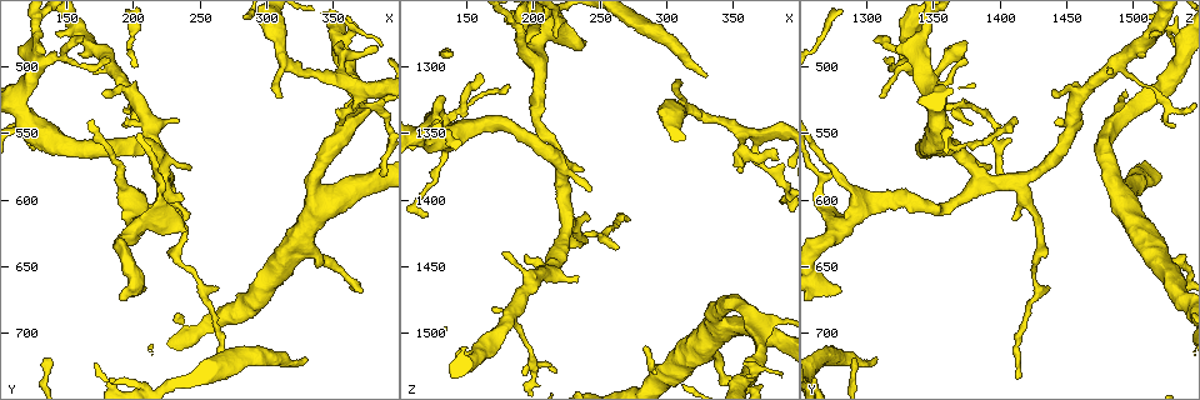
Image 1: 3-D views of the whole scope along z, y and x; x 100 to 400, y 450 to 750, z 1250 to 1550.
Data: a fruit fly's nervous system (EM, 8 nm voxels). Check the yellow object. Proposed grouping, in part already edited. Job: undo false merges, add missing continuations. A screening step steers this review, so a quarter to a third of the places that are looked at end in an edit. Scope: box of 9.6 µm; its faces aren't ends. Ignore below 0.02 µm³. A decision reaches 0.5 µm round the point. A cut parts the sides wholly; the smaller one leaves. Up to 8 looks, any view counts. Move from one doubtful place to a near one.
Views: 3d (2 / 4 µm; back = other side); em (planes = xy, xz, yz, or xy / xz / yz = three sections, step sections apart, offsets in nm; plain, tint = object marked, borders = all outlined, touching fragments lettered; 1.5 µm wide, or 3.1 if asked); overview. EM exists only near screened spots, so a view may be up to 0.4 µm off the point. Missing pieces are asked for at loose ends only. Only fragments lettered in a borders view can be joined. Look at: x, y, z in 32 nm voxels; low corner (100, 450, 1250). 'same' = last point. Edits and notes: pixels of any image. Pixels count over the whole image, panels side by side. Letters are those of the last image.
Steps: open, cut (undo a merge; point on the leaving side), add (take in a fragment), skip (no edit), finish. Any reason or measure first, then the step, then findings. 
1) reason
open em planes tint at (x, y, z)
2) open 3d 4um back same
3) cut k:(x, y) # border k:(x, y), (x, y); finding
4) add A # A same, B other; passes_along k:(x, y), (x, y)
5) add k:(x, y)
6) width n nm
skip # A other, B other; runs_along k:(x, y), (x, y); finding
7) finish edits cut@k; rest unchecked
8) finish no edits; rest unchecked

thin end
open 3d 2um at (180, 496, 1314)

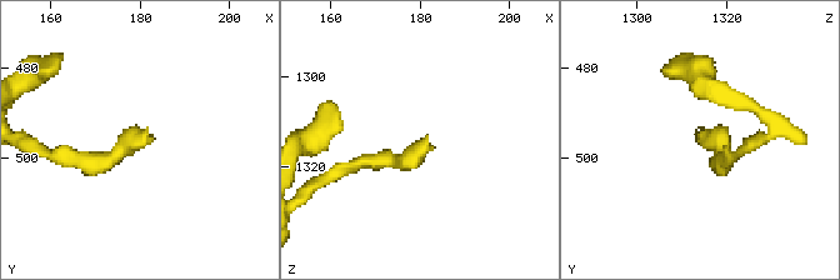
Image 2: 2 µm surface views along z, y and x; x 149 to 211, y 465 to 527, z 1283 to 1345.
open em planes borders at (181, 494, 1313)

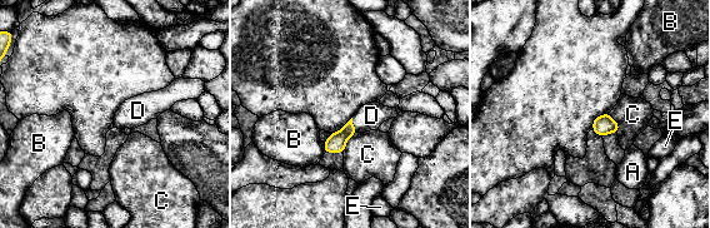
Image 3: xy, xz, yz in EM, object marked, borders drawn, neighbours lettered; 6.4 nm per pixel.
longest_contact C 160 nm
add D # A other, B other, C other, D same, E other; passes_along 3:(335, 143), (354, 125), (371, 115); the neuron continues

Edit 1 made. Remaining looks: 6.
branch stops here
open em xz step 4 tint at (382, 488, 1370)

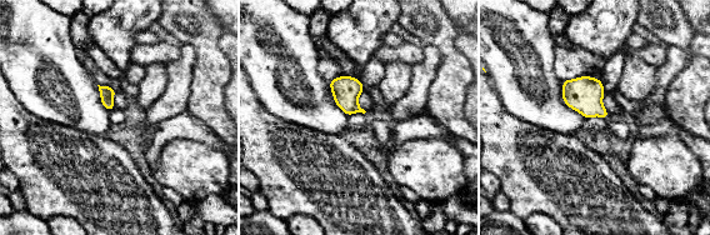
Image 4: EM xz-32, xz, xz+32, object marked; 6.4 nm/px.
open em planes borders same

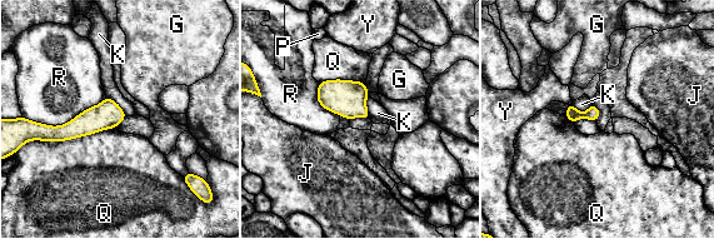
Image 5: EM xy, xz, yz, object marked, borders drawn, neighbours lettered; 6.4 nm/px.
longest_contact Q 500 nm
skip # G other, J other, K other, P other, Q other, R other, Y other; none of them fits

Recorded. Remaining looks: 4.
see it whole again
open overview

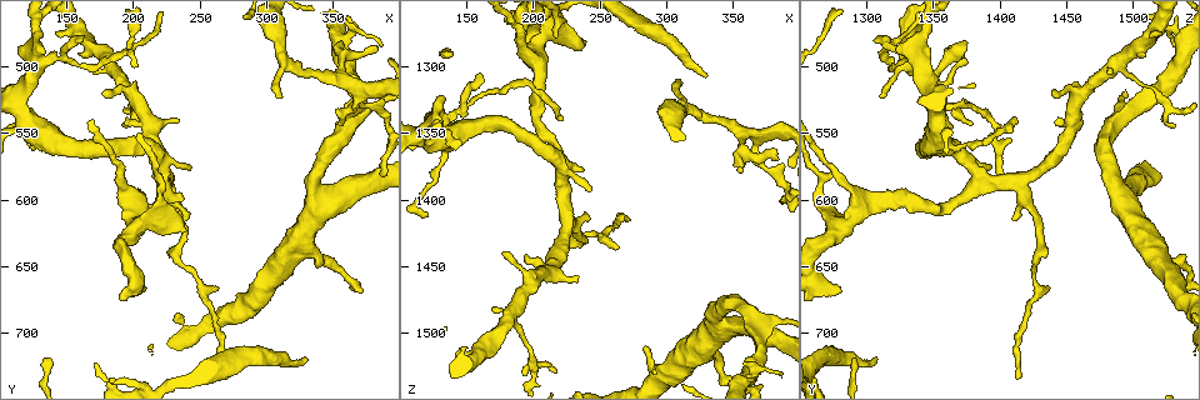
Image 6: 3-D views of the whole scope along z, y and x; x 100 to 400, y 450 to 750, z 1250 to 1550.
sharp bend
open 3d 4um at (224, 584, 1388)

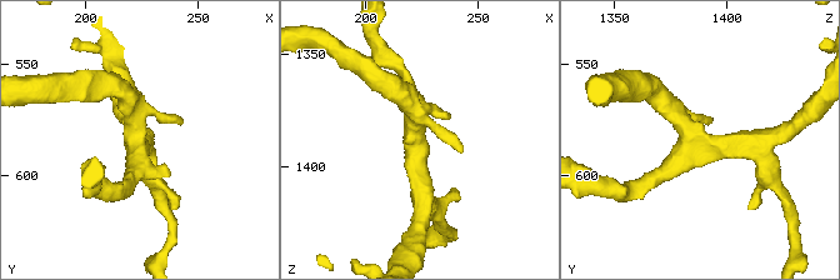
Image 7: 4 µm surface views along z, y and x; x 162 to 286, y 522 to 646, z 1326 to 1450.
open em planes tint at (223, 582, 1386)

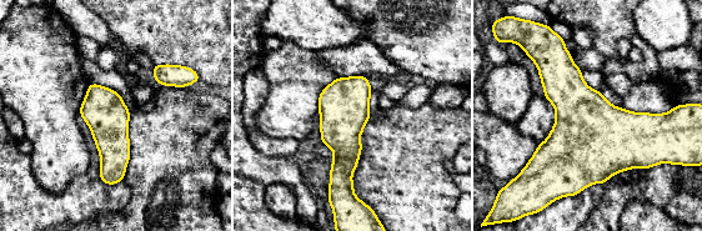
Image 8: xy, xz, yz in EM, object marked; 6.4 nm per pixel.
open em planes borders same

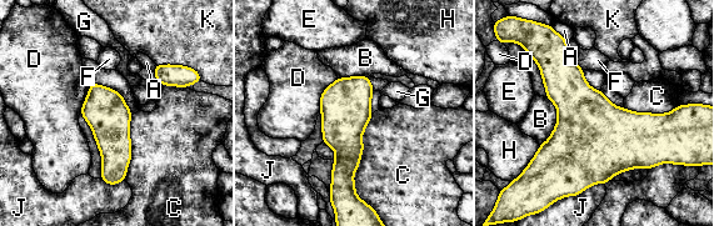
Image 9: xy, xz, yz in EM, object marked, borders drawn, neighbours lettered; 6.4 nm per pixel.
skip # A other, B other, C other, D other, E other, F other, G other, H other, J other, K other; border 9:(373, 114), (354, 174), (362, 200); all the same neuron

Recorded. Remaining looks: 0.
finish edits add@3; rest unchecked

